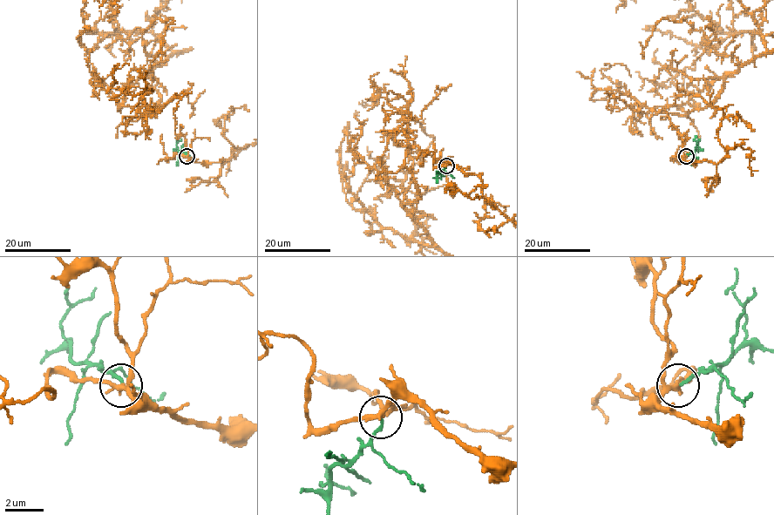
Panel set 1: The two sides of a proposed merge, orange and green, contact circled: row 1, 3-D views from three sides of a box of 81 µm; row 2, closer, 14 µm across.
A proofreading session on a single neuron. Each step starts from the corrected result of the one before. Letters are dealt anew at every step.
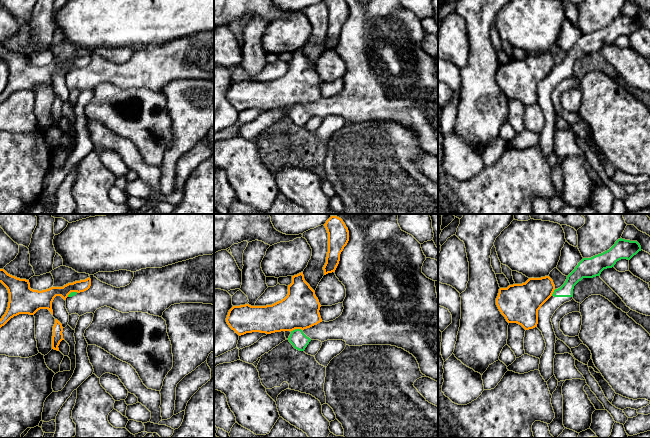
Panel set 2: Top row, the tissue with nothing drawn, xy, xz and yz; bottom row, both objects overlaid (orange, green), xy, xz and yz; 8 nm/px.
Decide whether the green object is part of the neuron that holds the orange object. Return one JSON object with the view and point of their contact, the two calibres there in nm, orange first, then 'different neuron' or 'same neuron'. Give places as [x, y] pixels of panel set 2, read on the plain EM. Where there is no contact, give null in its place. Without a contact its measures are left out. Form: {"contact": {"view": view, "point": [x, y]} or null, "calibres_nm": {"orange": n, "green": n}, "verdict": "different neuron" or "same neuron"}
{"contact": {"view": "xz", "point": [295, 104]}, "calibres_nm": {"orange": 300, "green": 140}, "verdict": "different neuron"}

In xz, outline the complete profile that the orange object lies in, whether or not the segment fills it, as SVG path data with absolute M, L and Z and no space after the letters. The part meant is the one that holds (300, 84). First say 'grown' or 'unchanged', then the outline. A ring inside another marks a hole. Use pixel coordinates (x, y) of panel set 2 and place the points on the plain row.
unchanged; M303 48L292 52L287 72L272 81L233 82L226 98L239 112L260 108L271 110L307 105L322 98L320 79L315 67L305 57Z

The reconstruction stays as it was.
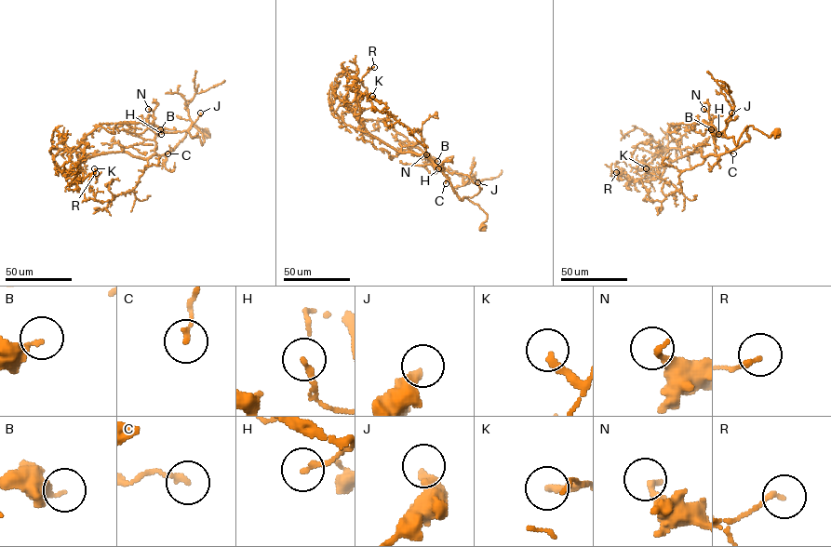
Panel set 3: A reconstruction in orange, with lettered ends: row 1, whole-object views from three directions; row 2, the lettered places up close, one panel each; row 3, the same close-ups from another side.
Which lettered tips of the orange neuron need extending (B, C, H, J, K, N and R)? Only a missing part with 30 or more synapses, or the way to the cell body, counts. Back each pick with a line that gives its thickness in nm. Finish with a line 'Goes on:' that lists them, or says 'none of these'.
Goes on: none of these

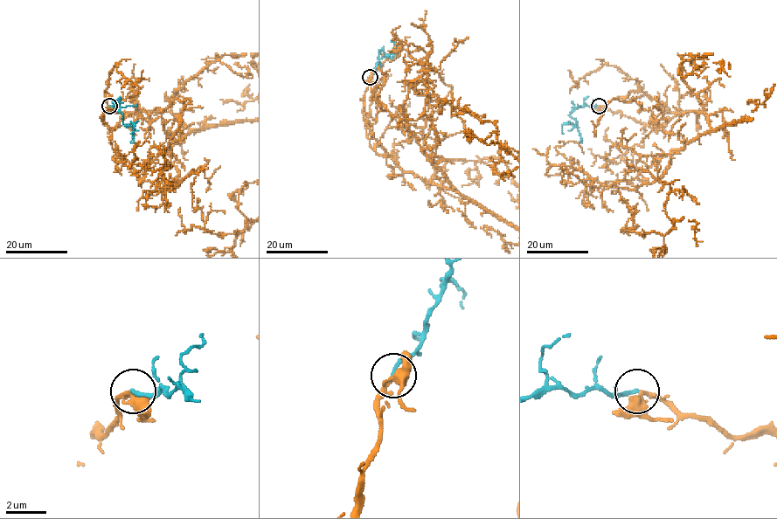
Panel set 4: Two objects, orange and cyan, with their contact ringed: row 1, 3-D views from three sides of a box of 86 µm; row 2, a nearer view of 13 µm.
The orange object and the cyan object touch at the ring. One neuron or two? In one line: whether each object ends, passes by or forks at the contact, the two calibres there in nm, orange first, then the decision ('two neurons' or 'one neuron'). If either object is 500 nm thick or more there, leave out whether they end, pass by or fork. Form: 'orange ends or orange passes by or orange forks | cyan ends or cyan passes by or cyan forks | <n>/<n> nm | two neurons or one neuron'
orange passes by | cyan ends | 320/180 nm | one neuron

